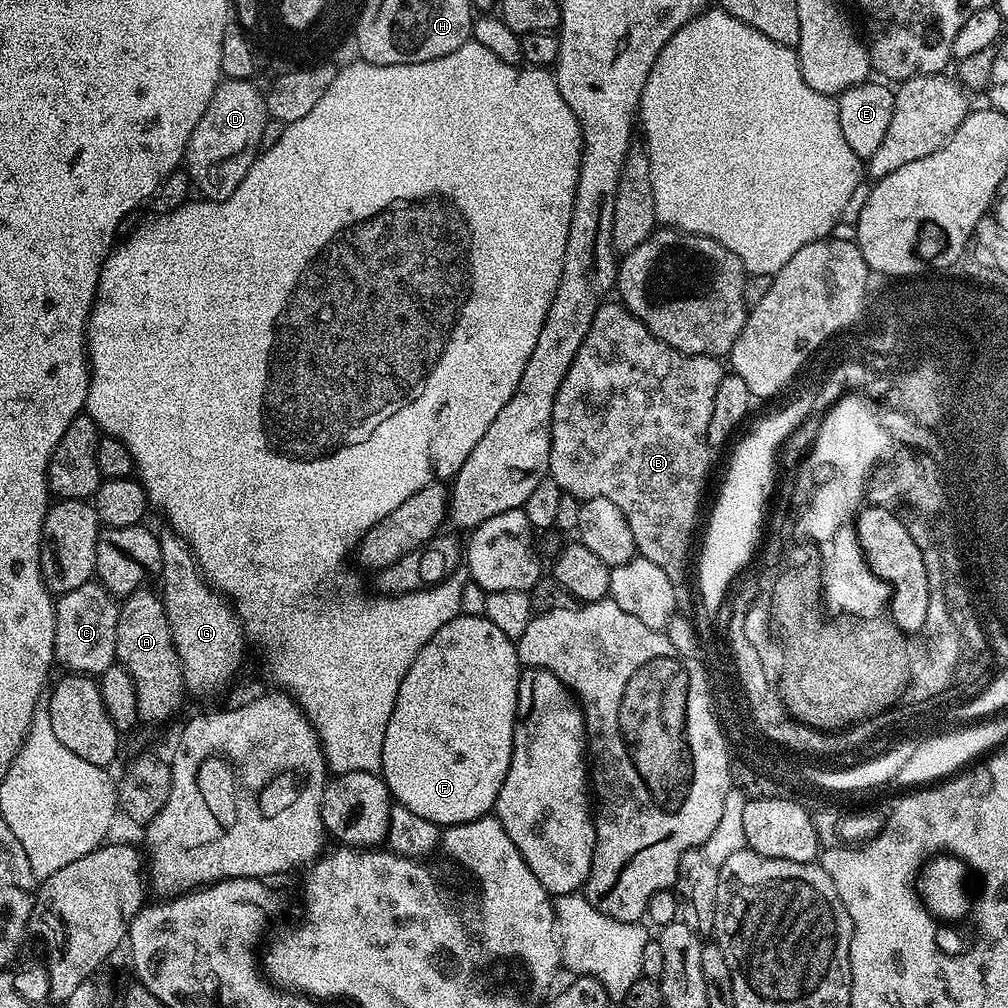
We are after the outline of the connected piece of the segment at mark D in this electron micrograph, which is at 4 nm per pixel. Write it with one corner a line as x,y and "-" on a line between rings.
249,79
221,81
198,125
191,131
184,166
189,183
203,199
224,201
234,194
258,155
268,115
267,101
253,84

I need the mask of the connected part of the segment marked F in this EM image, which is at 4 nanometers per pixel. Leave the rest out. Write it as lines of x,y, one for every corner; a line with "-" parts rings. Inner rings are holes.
463,614
444,624
429,638
427,644
420,649
420,653
408,667
408,673
400,684
400,693
396,696
396,705
392,708
392,717
388,719
388,729
384,735
384,749
382,750
382,779
388,786
388,791
394,797
395,803
414,810
422,818
434,822
439,826
451,826
454,824
465,824
471,820
479,820
480,817
489,815
493,811
496,799
500,797
500,788
508,773
508,767
512,761
512,729
516,726
516,695
520,685
520,674
522,665
516,646
512,639
494,622
490,622
483,615
465,616

